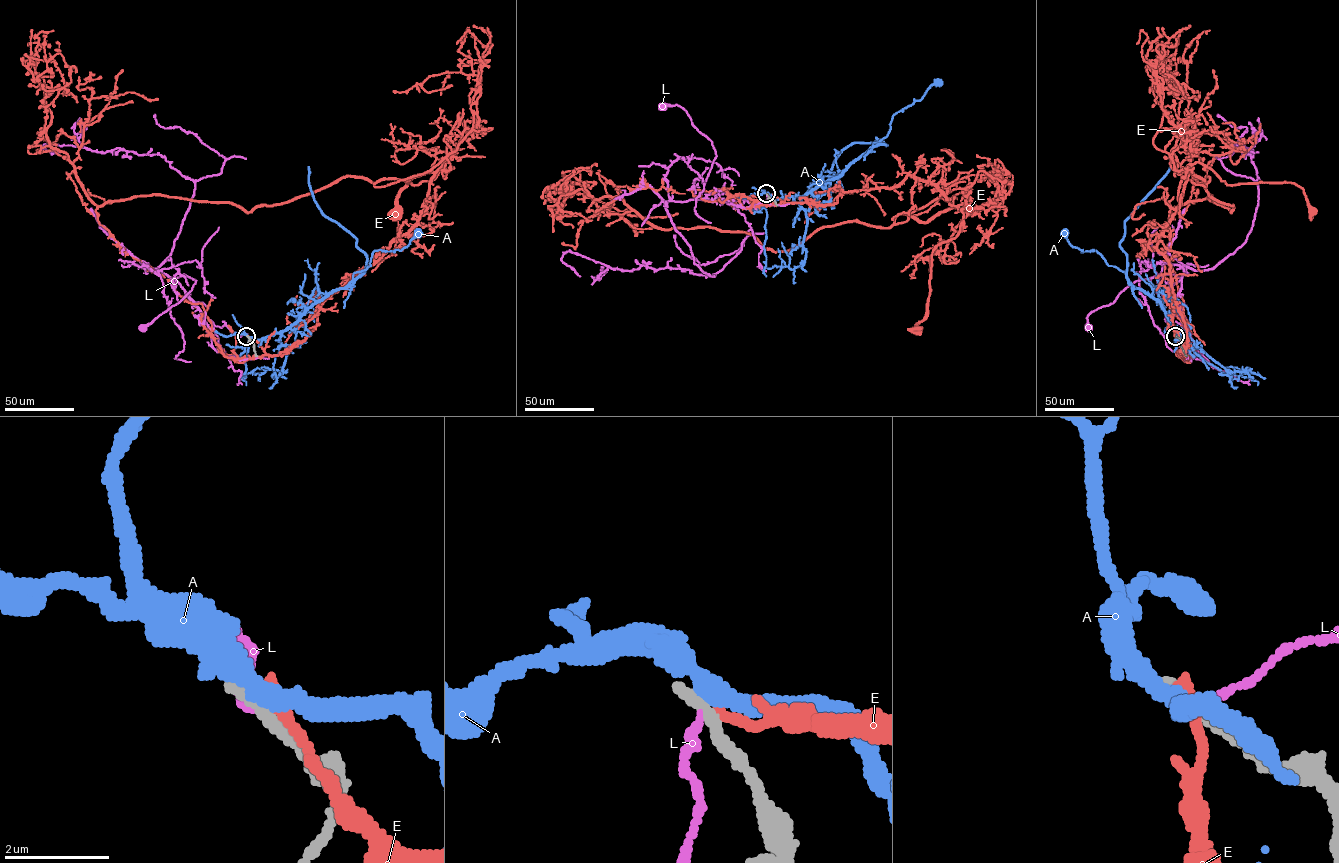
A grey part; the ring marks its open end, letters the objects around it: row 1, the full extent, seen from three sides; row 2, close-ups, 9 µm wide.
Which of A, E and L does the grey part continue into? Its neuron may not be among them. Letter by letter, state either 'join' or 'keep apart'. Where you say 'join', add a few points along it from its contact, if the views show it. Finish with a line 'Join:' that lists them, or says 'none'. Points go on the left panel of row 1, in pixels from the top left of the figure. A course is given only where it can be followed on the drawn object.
A: keep apart
E: keep apart
L: keep apart
Join: none

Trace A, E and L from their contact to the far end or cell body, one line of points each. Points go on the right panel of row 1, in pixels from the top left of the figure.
A: (1176, 336), (1182, 339), (1156, 299), (1096, 250), (1072, 246), (1064, 234)
E: (1176, 337), (1184, 355), (1185, 325), (1157, 243), (1192, 165), (1209, 167), (1227, 184), (1293, 182), (1312, 210)
L: (1176, 336), (1190, 335), (1176, 300), (1181, 280), (1172, 274), (1130, 284), (1091, 312), (1088, 327)

